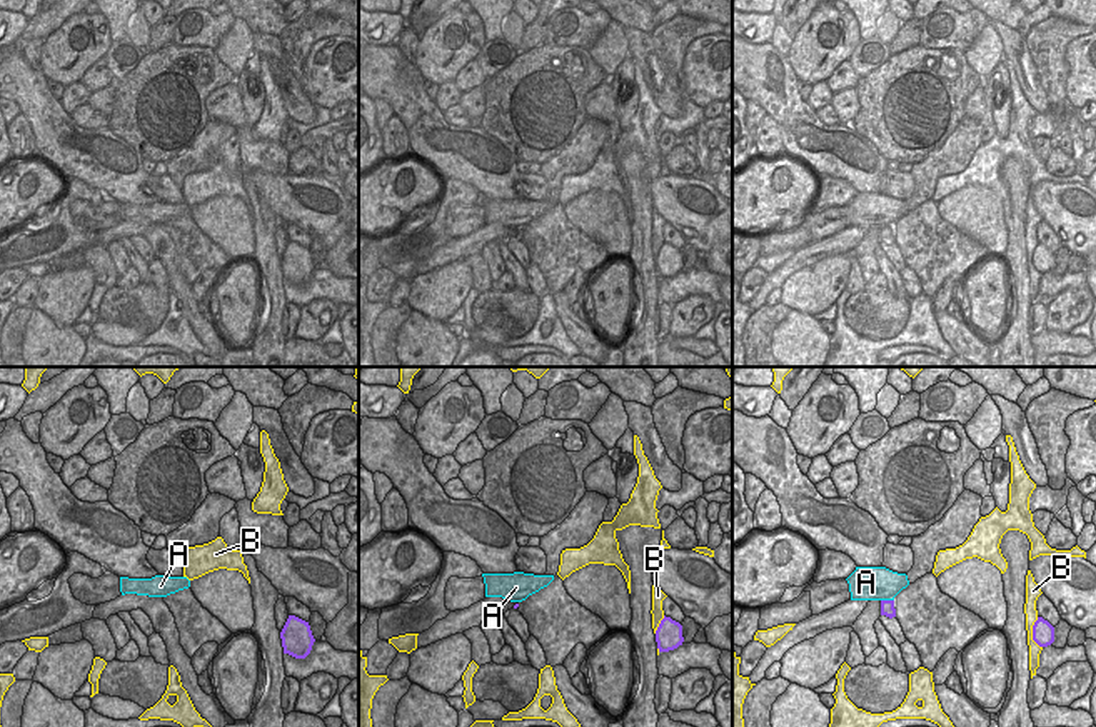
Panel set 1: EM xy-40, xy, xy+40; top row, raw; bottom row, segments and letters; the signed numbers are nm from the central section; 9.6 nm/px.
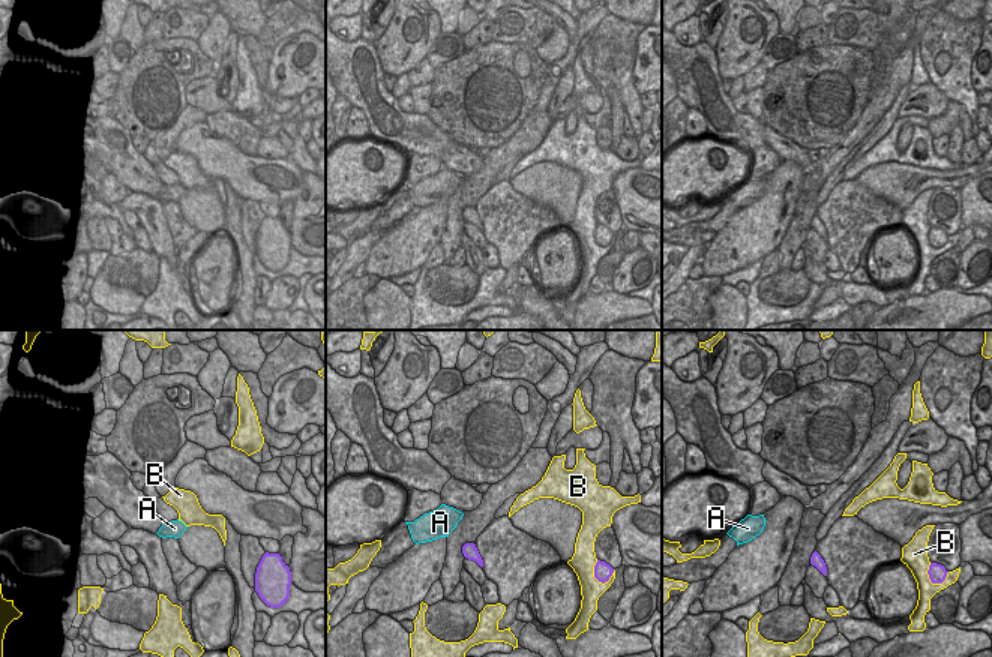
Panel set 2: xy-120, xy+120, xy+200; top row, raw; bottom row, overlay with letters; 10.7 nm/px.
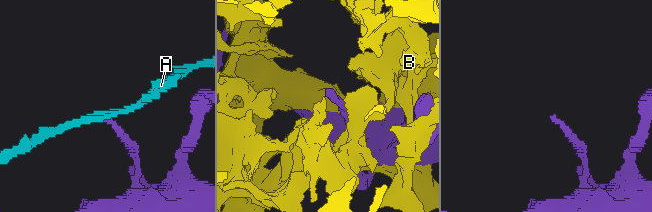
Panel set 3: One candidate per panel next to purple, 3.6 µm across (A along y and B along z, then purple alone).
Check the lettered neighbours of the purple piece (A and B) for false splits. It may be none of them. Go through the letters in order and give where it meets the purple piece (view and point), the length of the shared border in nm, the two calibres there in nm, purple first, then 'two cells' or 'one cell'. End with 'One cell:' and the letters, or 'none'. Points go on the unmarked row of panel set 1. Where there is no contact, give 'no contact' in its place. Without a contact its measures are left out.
A: xy+40 (888, 227) | 130 nm | 130/320 nm | two cells
B: xy+40 (1033, 259) | 300 nm | 220/130 nm | two cells
One cell: none

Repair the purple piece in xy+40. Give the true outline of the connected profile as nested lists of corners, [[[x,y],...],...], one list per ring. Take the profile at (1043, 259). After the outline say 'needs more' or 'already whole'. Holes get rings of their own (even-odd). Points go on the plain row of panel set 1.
[[[1038,243],[1038,247],[1033,252],[1033,267],[1039,273],[1051,272],[1054,268],[1054,253],[1043,243]]]; already whole

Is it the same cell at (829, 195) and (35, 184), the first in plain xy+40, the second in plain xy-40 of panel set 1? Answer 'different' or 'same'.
different

